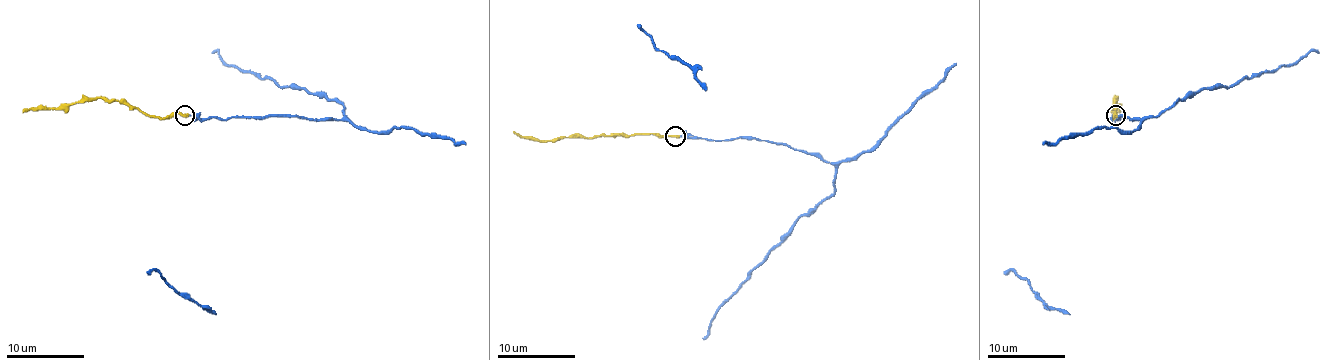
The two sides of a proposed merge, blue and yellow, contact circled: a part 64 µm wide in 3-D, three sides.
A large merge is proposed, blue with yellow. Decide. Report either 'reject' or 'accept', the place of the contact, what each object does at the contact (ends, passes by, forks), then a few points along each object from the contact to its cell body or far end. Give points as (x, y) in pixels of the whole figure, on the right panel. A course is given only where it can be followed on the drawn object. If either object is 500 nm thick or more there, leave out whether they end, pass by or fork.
accept | (1116, 115) | blue ends | yellow ends | blue via (1115, 115), (1119, 119), (1158, 117), (1201, 89), (1230, 87), (1263, 72), (1275, 72), (1312, 50), (1318, 52) | yellow via (1115, 115), (1113, 117), (1117, 97), (1119, 109), (1111, 113)

